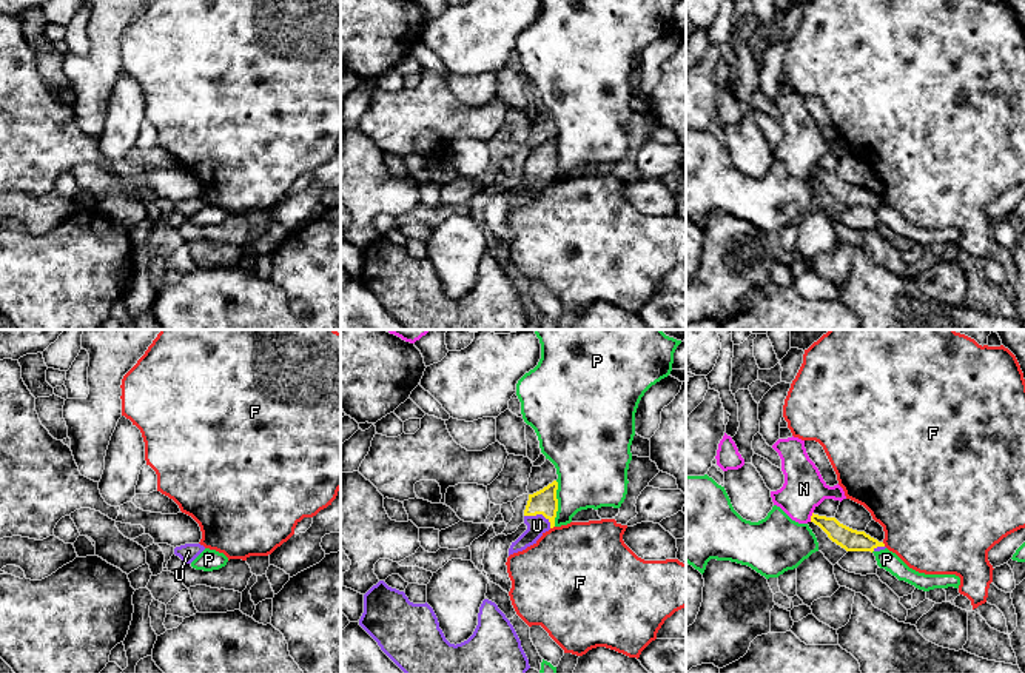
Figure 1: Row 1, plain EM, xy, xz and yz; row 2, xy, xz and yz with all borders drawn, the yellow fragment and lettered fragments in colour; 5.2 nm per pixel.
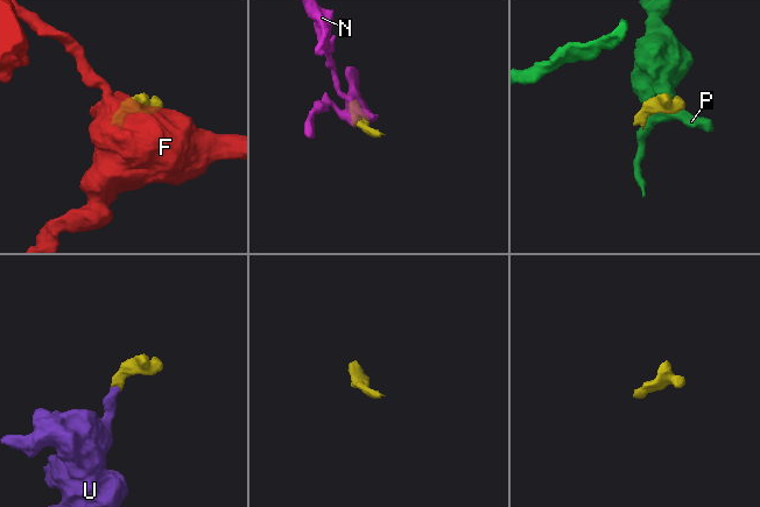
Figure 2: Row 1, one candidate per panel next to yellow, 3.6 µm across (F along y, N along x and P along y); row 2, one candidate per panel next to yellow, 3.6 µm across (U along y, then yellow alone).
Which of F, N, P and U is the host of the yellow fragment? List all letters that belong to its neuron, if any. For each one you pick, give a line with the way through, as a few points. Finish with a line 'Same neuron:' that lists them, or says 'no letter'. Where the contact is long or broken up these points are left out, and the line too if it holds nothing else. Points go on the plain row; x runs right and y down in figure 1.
U: runs through xz (544, 157), (540, 168), (537, 180)
Same neuron: U

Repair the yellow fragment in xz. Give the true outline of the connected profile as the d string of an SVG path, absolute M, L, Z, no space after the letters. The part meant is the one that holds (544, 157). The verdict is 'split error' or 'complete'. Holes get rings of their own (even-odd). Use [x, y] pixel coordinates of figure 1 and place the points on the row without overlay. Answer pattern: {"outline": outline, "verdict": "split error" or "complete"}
{"outline": "M553 136L543 145L529 149L524 165L524 179L527 180L527 185L515 197L512 197L509 211L536 199L546 186L555 182L558 166L556 145L558 137Z", "verdict": "split error"}

